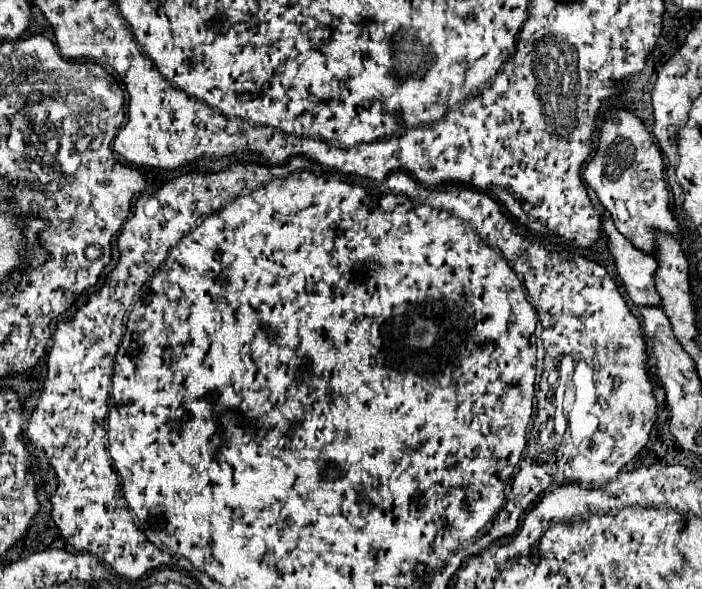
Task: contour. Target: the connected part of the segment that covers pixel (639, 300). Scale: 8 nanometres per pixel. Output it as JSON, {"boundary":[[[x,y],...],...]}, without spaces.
{"boundary":[[[603,212],[603,234],[607,238],[607,248],[615,258],[617,272],[627,288],[629,298],[637,304],[653,304],[659,306],[659,294],[653,284],[653,272],[657,270],[657,262],[647,252],[639,252],[613,224],[609,212]]]}

